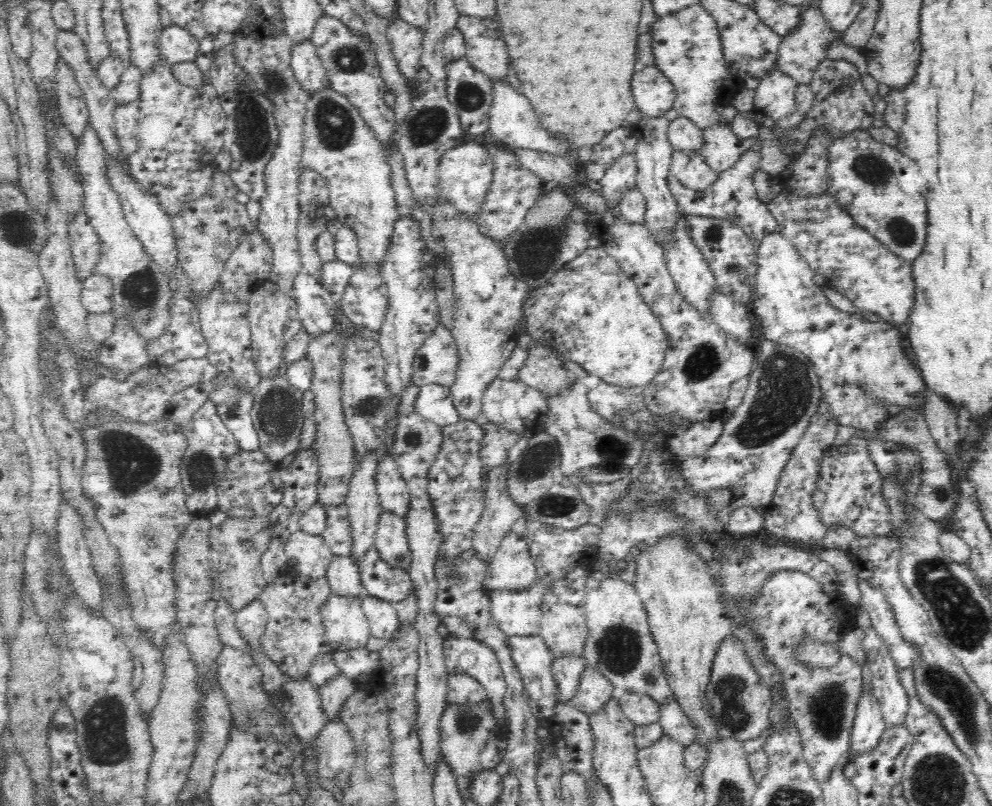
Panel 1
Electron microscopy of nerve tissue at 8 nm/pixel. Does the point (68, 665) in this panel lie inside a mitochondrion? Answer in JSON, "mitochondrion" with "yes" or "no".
{"mitochondrion":"no"}

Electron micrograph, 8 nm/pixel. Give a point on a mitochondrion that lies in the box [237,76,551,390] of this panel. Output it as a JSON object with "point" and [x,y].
{"point":[335,127]}

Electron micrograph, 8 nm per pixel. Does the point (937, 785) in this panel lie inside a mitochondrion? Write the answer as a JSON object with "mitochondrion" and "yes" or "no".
{"mitochondrion":"yes"}

